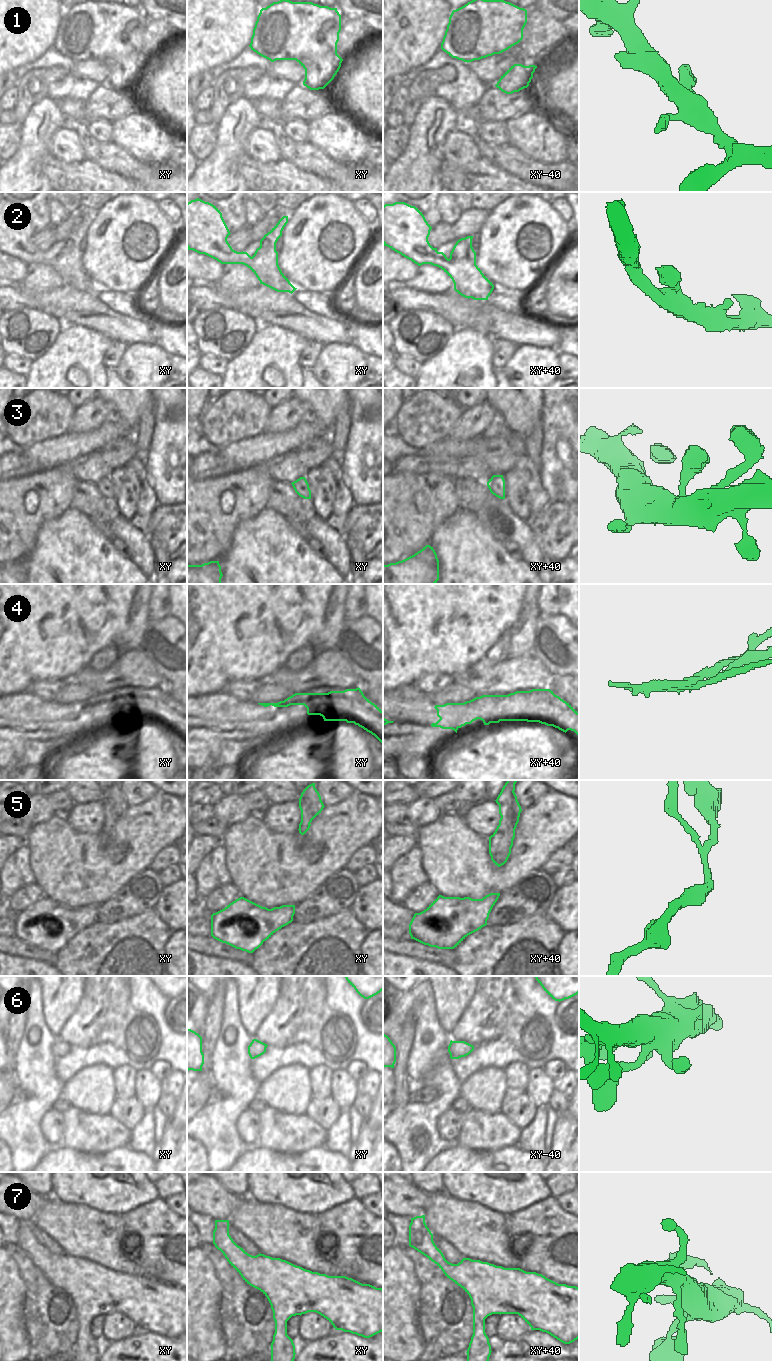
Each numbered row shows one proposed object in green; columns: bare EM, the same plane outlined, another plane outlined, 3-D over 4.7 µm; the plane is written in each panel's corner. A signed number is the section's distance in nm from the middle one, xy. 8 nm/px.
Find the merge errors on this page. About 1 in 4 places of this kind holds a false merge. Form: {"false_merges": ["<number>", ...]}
{"false_merges": ["4", "5"]}

